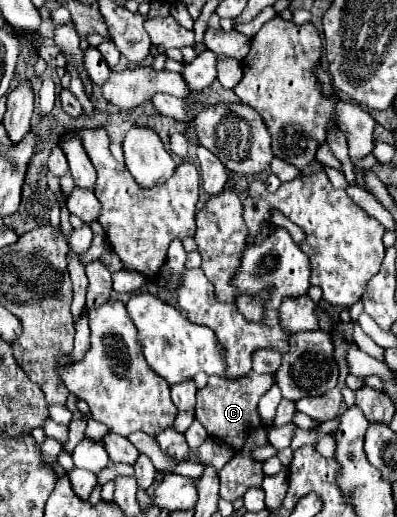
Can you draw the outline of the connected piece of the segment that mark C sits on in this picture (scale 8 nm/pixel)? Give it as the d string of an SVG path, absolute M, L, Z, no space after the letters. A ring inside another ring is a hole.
M209 377L209 383L197 391L197 409L195 417L201 421L201 425L207 429L209 435L223 439L229 447L233 447L231 461L219 471L221 479L221 491L219 495L227 501L235 501L245 495L251 487L261 487L265 473L263 473L263 461L253 459L253 449L269 445L267 439L267 423L261 421L261 415L257 413L257 389L243 389L245 377L237 381L221 379L221 377Z

